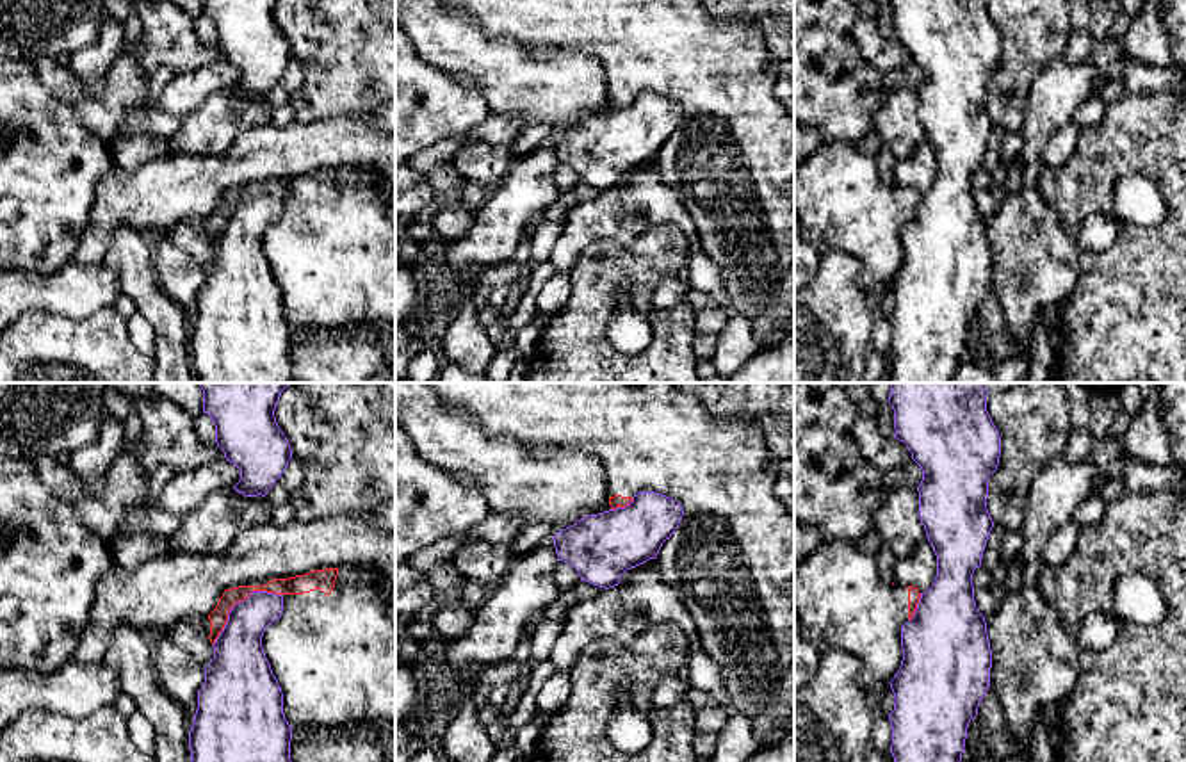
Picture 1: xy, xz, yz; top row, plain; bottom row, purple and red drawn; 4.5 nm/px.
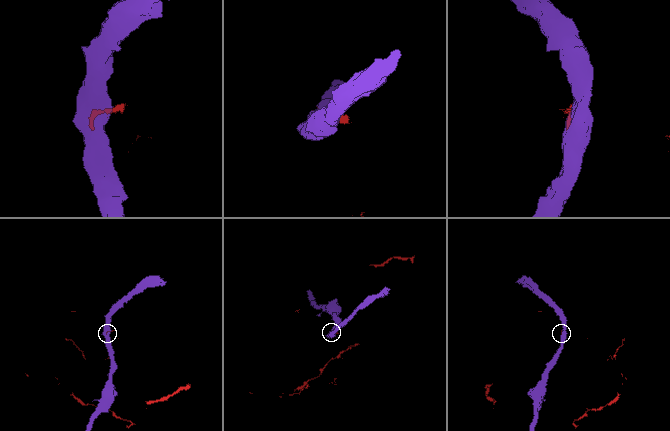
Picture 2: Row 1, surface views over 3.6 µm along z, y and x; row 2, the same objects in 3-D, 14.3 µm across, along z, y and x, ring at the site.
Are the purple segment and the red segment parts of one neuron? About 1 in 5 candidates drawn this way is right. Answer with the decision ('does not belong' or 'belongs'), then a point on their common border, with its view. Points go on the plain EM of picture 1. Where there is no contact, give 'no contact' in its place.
does not belong; contact xy (237, 203)

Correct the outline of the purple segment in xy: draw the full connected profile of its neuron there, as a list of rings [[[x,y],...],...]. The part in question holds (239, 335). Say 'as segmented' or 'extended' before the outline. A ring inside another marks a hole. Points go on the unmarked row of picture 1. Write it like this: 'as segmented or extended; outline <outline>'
as segmented; outline [[[253,192],[232,207],[215,240],[214,260],[203,269],[198,310],[189,333],[191,365],[198,383],[294,383],[292,329],[283,315],[283,294],[262,249],[265,230],[283,214],[283,196]]]

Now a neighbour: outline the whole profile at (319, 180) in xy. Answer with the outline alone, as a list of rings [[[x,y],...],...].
[[[340,167],[272,180],[264,187],[230,189],[199,228],[212,246],[230,210],[253,192],[283,198],[283,214],[265,230],[262,249],[281,288],[283,315],[292,331],[340,335],[363,324],[395,329],[395,226],[386,217],[388,190],[381,176]]]

